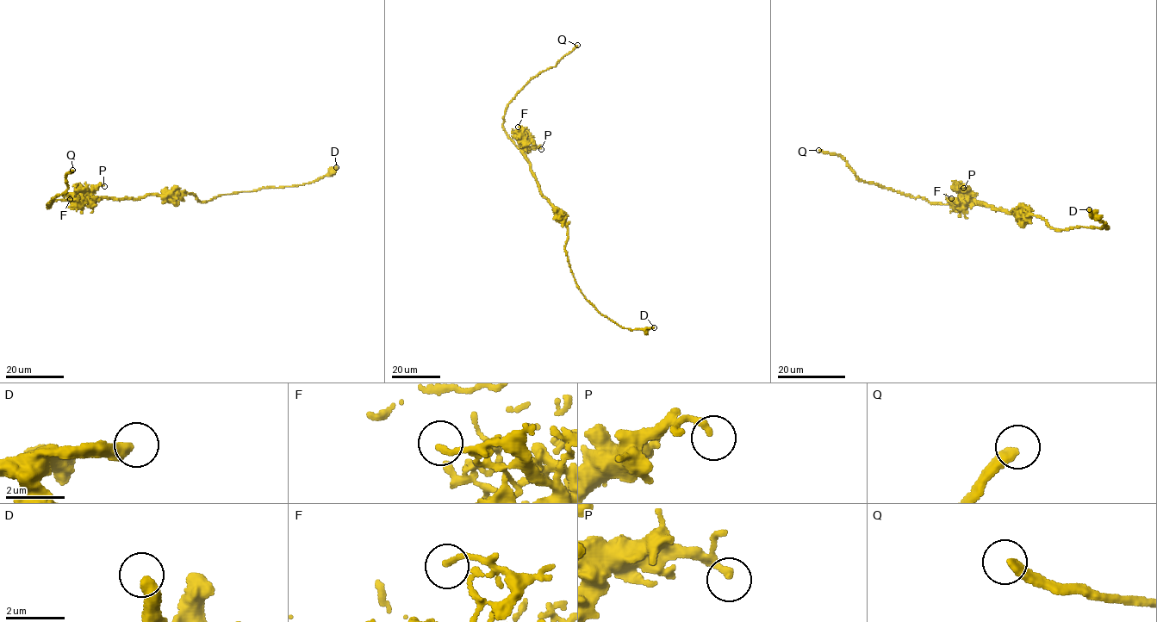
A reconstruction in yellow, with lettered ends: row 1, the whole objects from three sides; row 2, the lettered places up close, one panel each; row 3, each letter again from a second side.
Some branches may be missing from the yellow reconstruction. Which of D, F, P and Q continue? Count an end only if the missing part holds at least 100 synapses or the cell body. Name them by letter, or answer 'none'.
Q

